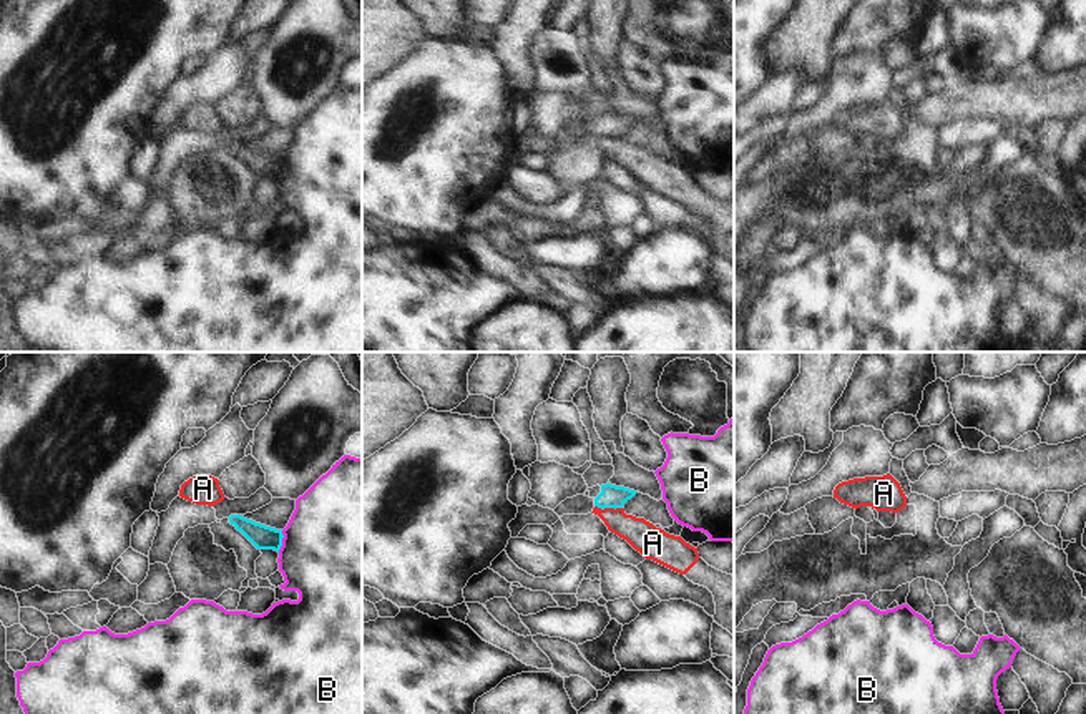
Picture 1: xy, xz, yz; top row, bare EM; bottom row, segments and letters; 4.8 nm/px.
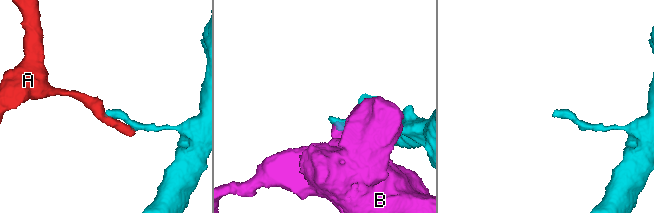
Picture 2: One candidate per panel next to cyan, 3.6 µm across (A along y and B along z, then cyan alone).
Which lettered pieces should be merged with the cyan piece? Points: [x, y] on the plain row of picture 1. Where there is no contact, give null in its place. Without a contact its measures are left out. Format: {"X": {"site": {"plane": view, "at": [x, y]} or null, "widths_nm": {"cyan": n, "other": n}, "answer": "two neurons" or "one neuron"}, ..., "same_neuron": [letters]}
{"A": {"site": {"plane": "xz", "at": [608, 135]}, "widths_nm": {"cyan": 110, "other": 150}, "answer": "two neurons"}, "B": {"site": {"plane": "xy", "at": [281, 170]}, "widths_nm": {"cyan": 120, "other": 480}, "answer": "two neurons"}, "same_neuron": []}

